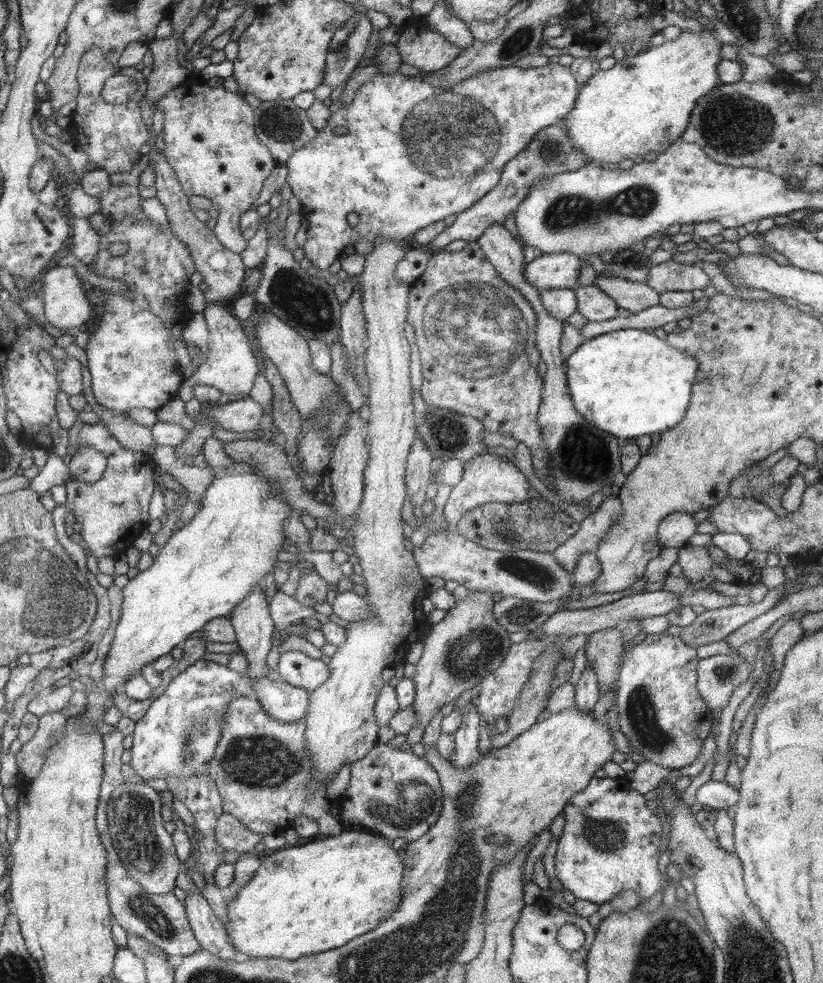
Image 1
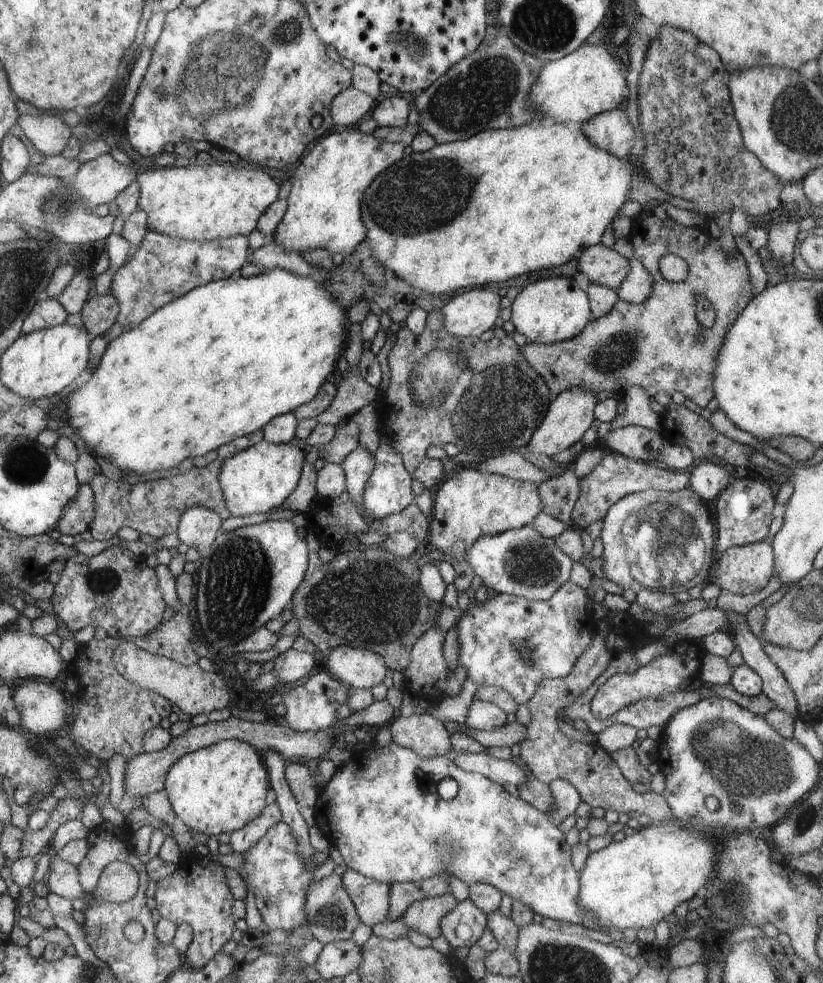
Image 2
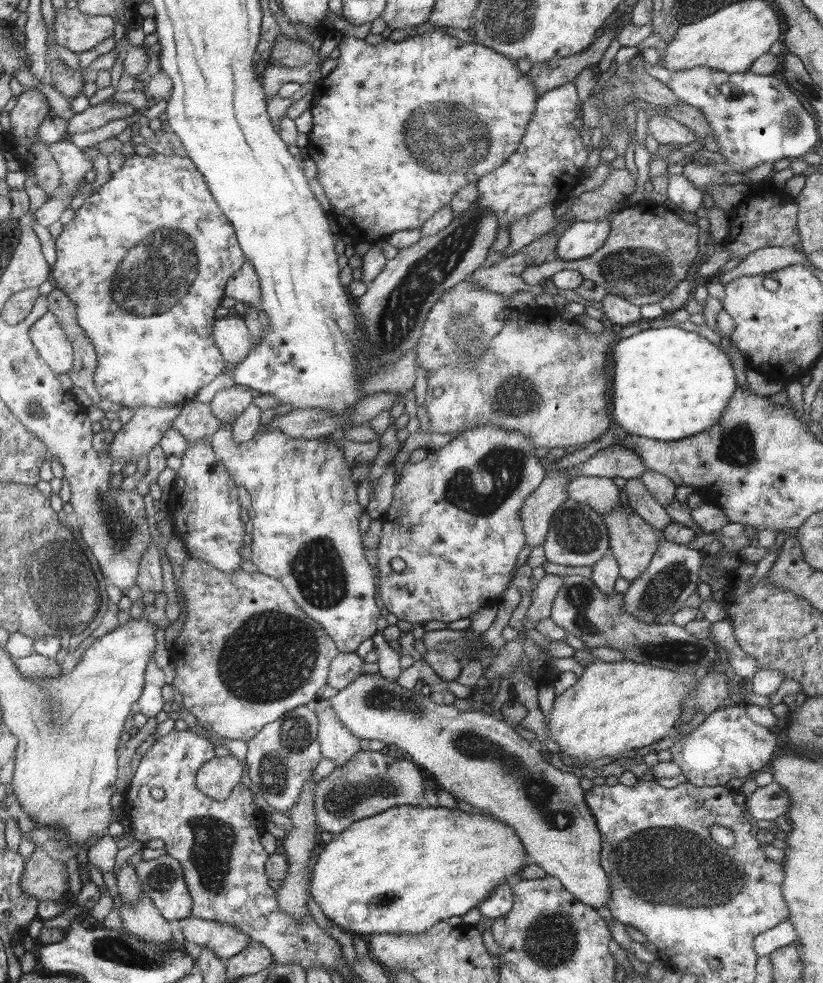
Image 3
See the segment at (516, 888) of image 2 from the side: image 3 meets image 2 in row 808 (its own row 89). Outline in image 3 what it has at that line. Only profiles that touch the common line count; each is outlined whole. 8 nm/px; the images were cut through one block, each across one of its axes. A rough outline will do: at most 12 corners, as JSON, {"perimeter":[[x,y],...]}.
{"perimeter":[[441,29],[344,34],[307,152],[340,232],[422,227],[539,89]]}

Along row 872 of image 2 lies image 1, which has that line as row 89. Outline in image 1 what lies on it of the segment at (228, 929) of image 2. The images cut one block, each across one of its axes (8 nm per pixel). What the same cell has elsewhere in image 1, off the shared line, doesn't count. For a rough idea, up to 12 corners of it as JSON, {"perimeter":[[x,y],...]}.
{"perimeter":[[190,74],[158,100],[166,159],[227,249],[275,157],[238,93]]}

